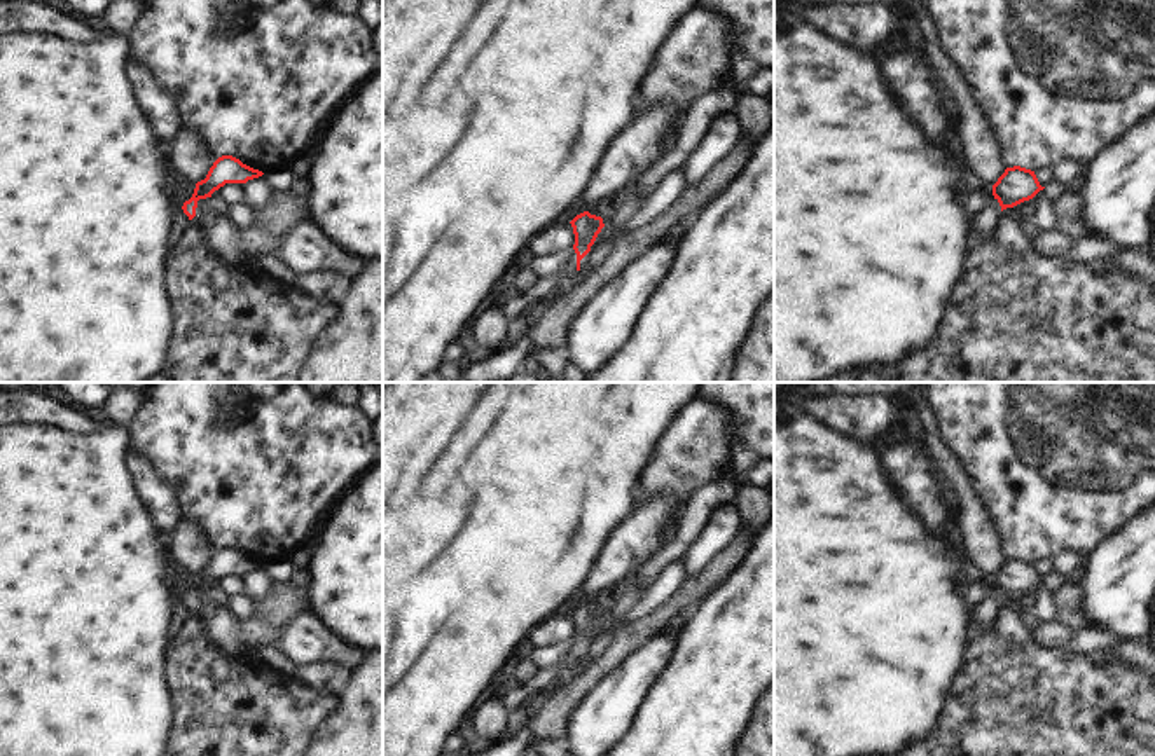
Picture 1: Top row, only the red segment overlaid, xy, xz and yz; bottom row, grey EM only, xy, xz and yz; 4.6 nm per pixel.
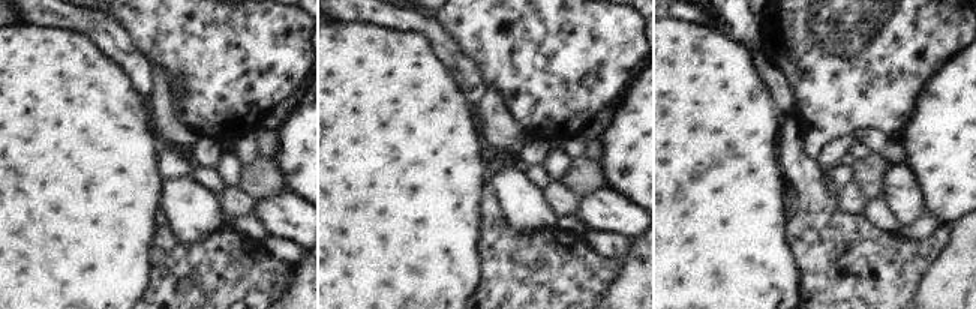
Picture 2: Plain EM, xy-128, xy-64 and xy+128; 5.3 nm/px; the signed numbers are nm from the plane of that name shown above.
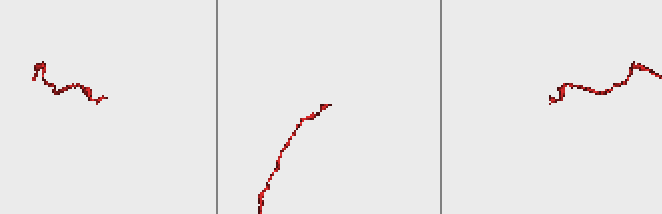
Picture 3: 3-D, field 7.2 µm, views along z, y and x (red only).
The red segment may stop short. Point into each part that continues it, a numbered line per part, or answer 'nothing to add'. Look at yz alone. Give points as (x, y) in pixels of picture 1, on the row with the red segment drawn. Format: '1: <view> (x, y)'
1: yz (984, 222)

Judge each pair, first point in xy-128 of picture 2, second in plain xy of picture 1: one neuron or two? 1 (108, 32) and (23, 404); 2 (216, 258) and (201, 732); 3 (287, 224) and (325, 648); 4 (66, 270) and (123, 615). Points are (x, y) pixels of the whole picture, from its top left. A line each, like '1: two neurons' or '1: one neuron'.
1: one neuron
2: one neuron
3: one neuron
4: one neuron

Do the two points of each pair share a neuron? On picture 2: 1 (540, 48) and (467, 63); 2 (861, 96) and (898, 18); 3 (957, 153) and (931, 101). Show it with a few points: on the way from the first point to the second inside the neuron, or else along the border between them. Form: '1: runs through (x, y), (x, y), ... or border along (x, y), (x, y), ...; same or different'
1: border along (453, 35), (488, 83); different
2: runs through (861, 77), (861, 56), (879, 38); same
3: runs through (957, 140), (957, 126), (945, 114); same

